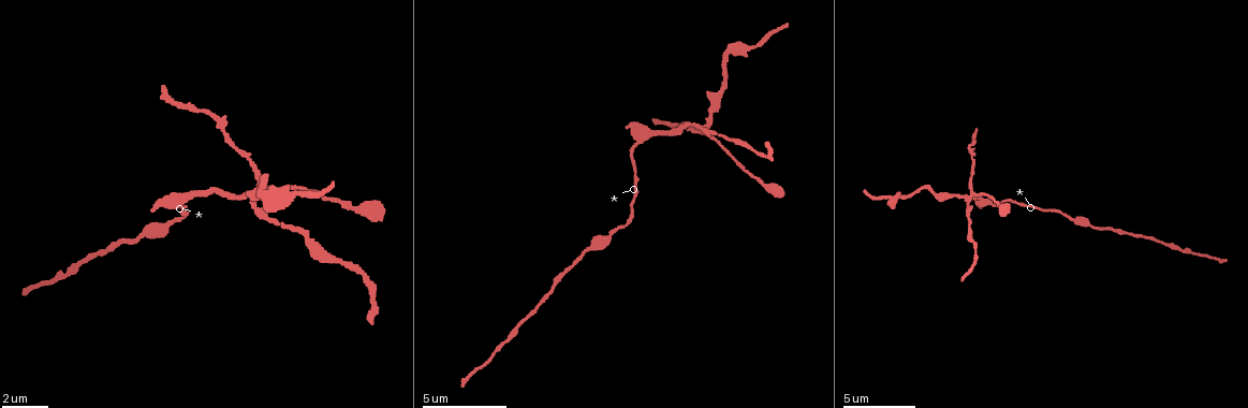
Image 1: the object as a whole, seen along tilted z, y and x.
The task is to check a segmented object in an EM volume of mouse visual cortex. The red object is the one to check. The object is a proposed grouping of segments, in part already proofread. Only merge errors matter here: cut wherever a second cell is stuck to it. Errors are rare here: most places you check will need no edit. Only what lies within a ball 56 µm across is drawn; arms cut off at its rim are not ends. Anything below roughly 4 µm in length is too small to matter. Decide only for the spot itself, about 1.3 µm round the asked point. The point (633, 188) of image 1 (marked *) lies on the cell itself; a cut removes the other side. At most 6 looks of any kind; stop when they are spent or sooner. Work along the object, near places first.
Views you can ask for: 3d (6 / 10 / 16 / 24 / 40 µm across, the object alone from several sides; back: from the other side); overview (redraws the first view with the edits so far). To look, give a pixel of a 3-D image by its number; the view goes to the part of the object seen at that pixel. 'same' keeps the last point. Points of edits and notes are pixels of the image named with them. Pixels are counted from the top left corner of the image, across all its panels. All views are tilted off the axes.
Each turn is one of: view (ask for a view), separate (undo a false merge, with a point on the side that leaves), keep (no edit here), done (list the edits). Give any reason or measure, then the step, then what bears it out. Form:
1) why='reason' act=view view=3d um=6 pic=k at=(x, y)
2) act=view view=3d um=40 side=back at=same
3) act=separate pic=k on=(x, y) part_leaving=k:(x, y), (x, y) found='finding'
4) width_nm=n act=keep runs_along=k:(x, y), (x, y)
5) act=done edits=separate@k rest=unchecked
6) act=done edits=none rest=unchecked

why='thick turns thin' act=view view=3d um=10 pic=1 at=(142, 236)

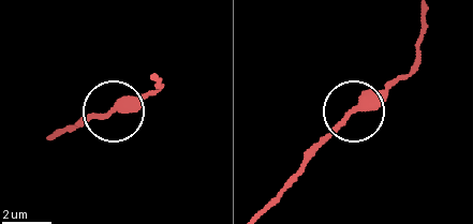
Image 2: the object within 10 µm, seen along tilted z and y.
act=view view=3d um=10 side=back pic=2 at=(112, 111)

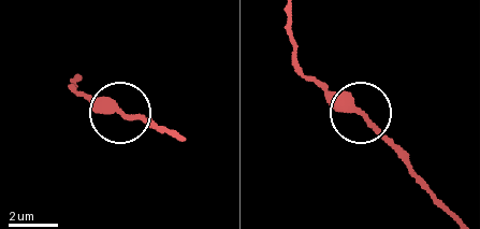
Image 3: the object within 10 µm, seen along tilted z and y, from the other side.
act=keep runs_along=3:(77, 82), (70, 87), (108, 101), (122, 115), (149, 117) found='continuous, no second cell'

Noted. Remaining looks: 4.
why='calibre changes' act=view view=3d um=6 pic=1 at=(633, 151)

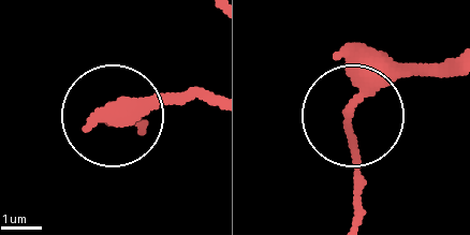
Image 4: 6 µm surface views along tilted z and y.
act=keep found='all the same cell'

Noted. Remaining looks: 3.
why='four or more arms meet' act=view view=3d um=10 pic=1 at=(706, 125)

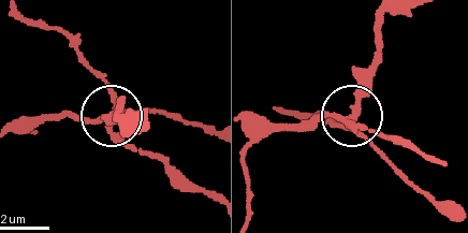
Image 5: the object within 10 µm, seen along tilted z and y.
side_arm_um=7 arms=5 act=separate pic=5 on=(135, 148) found='two cells meet here'

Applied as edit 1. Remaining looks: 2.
act=done edits=separate@5 rest=unchecked

